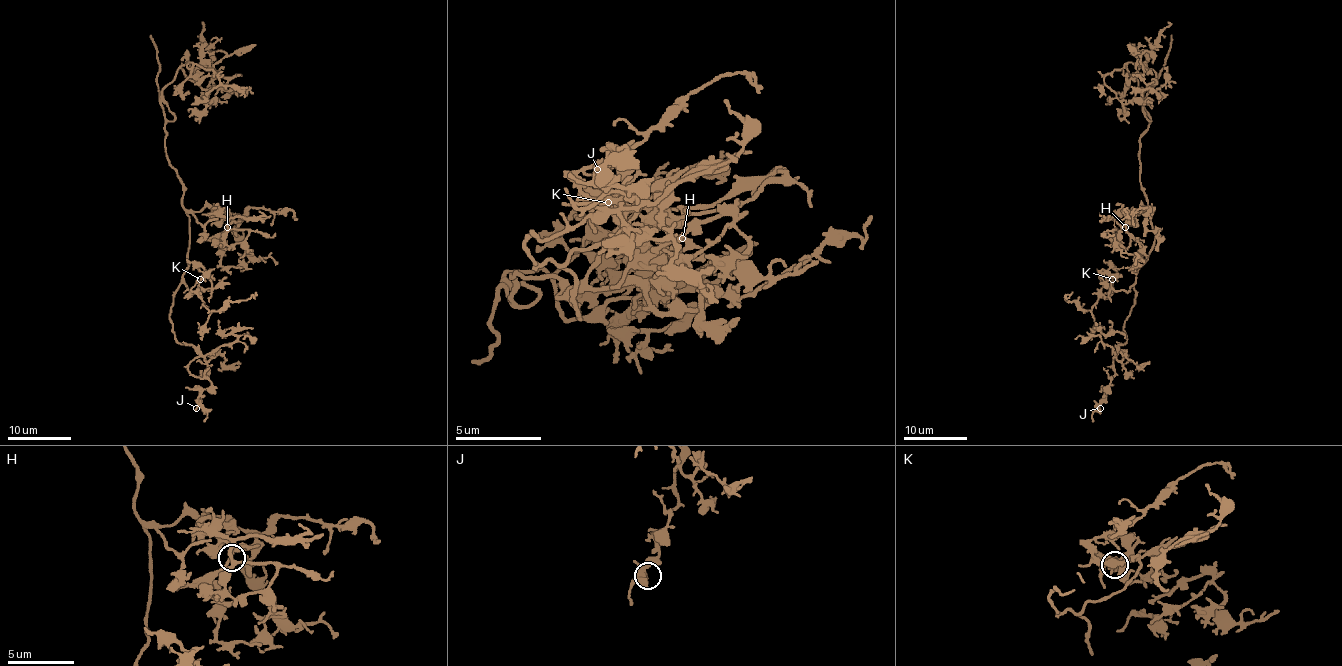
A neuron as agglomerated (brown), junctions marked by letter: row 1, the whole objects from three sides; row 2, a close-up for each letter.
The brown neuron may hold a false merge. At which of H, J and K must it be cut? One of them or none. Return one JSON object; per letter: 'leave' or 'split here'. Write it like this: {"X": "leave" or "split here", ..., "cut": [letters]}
{"H": "leave", "J": "leave", "K": "leave", "cut": []}

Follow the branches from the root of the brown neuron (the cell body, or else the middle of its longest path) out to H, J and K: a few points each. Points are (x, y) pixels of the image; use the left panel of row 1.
H: (182, 206), (193, 211), (202, 211), (207, 206), (221, 211), (227, 227)
J: (182, 206), (188, 266), (169, 316), (174, 337), (198, 354), (188, 370), (210, 381), (196, 408)
K: (182, 206), (188, 217), (190, 234), (183, 283), (193, 291), (212, 290), (201, 286), (201, 279)

